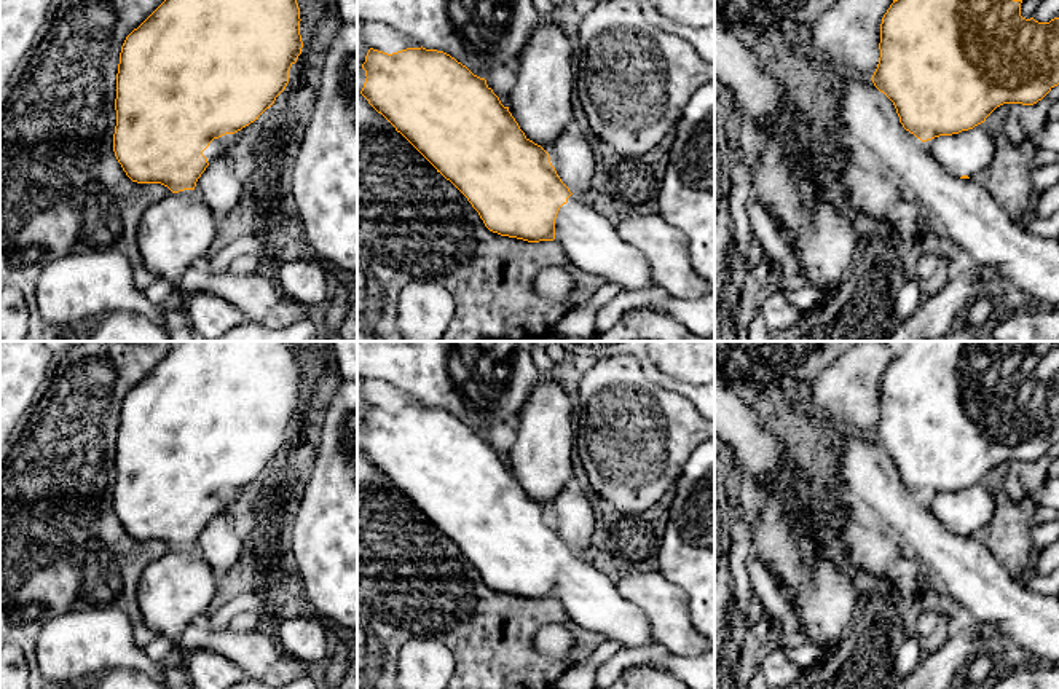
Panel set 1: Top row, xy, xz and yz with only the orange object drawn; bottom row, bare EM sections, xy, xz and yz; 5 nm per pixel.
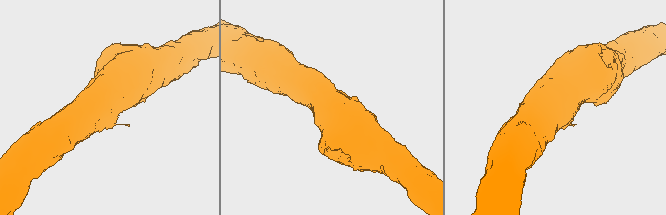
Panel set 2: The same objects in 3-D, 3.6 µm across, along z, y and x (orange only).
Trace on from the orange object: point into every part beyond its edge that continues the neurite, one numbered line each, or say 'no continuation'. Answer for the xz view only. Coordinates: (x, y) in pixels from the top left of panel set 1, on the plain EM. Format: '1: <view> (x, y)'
1: xz (592, 602)

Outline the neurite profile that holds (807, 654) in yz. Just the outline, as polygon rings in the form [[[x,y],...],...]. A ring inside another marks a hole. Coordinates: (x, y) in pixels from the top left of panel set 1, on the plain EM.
[[[805,643],[796,648],[783,648],[780,649],[785,656],[799,667],[813,667],[815,663],[821,663],[826,660],[828,651],[820,644]]]

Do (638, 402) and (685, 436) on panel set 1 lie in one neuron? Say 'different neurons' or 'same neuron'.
same neuron

